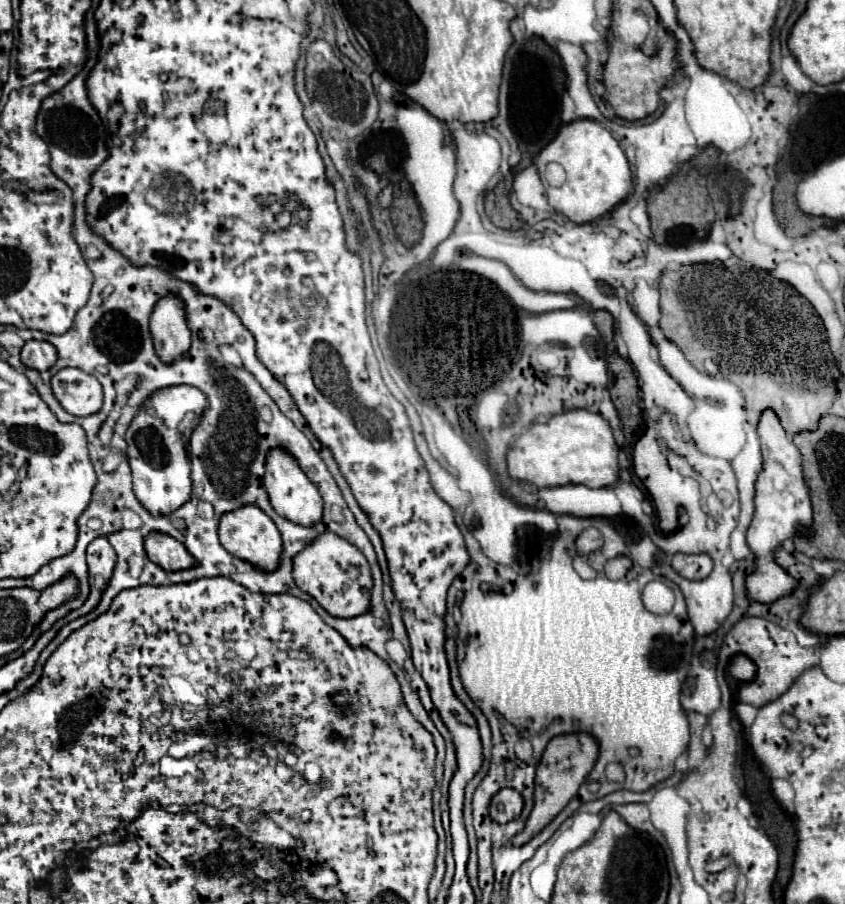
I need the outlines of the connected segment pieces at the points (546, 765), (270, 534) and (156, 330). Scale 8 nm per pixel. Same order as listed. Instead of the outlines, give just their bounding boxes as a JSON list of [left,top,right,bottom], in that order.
[[511,734,597,846],[219,504,281,570],[149,296,191,362]]

